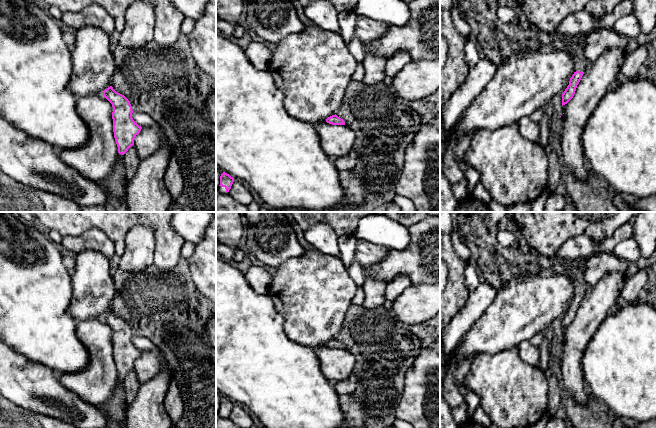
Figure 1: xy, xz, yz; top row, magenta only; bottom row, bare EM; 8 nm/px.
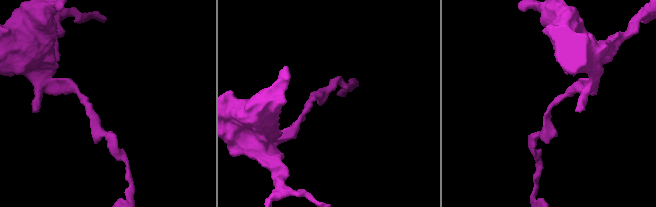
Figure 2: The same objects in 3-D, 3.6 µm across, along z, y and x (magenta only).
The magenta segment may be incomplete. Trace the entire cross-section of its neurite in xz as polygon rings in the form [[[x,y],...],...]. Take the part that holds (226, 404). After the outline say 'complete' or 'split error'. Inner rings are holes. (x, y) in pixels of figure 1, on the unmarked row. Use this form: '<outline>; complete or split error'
[[[222,396],[220,400],[220,409],[217,413],[217,416],[221,418],[229,418],[231,410],[234,406],[234,402],[229,398]]]; split error

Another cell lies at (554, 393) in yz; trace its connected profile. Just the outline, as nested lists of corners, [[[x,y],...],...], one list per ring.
[[[551,369],[545,371],[545,376],[549,385],[548,390],[548,412],[549,417],[554,417],[561,403],[561,390],[558,385],[557,376]]]

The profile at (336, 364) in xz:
[[[326,345],[316,348],[320,369],[332,382],[342,381],[353,371],[356,359],[345,349],[332,349]]]

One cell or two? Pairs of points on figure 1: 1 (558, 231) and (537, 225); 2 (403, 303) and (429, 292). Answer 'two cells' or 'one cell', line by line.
1: one cell
2: one cell

